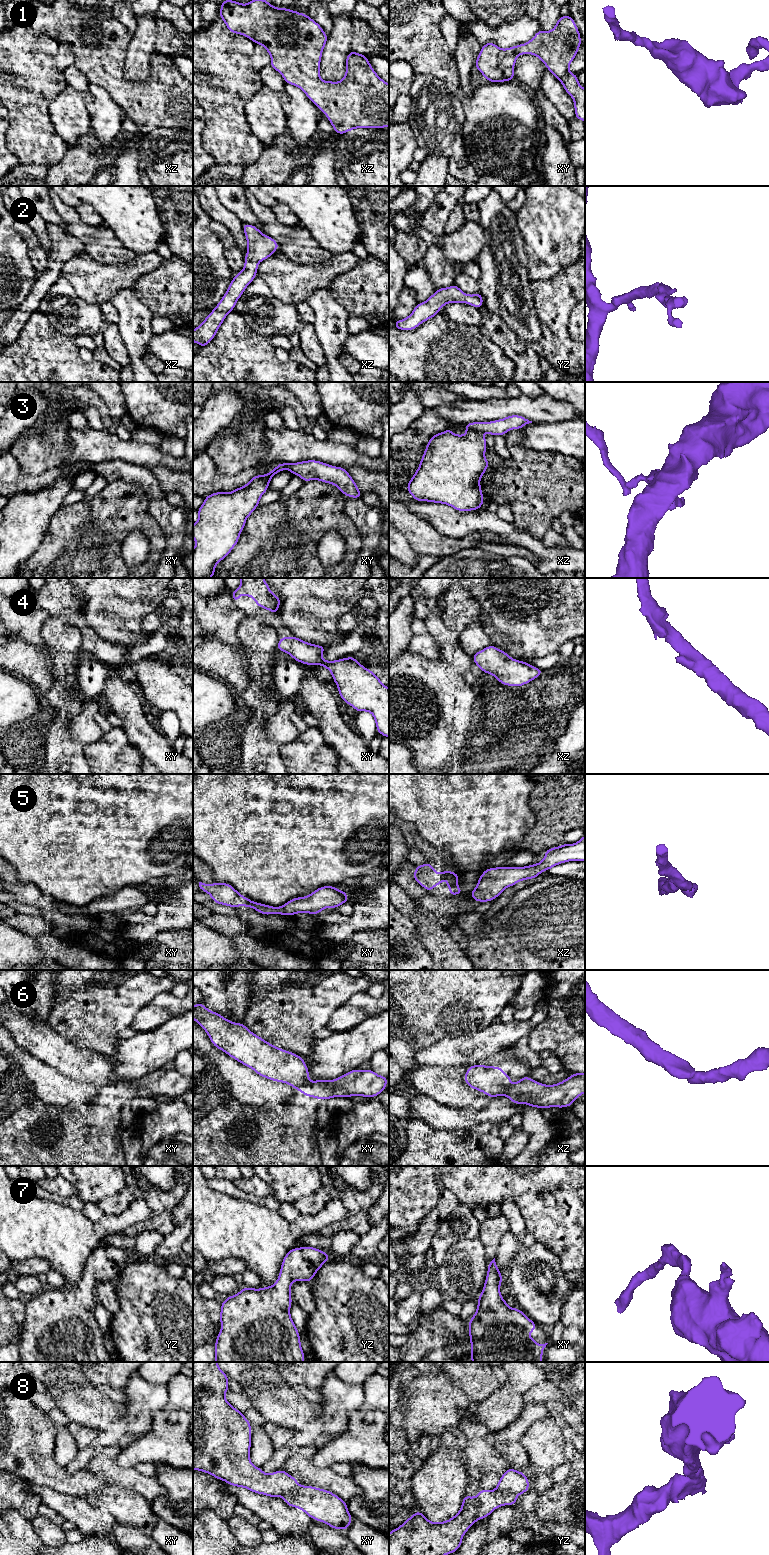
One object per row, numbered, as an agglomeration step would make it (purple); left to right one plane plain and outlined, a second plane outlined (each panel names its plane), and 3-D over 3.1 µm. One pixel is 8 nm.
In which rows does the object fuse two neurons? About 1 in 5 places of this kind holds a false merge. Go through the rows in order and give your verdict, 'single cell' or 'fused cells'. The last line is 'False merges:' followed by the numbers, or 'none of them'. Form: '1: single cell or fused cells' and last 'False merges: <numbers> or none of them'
1: single cell
2: single cell
3: single cell
4: single cell
5: single cell
6: fused cells
7: single cell
8: fused cells
False merges: 6, 8

